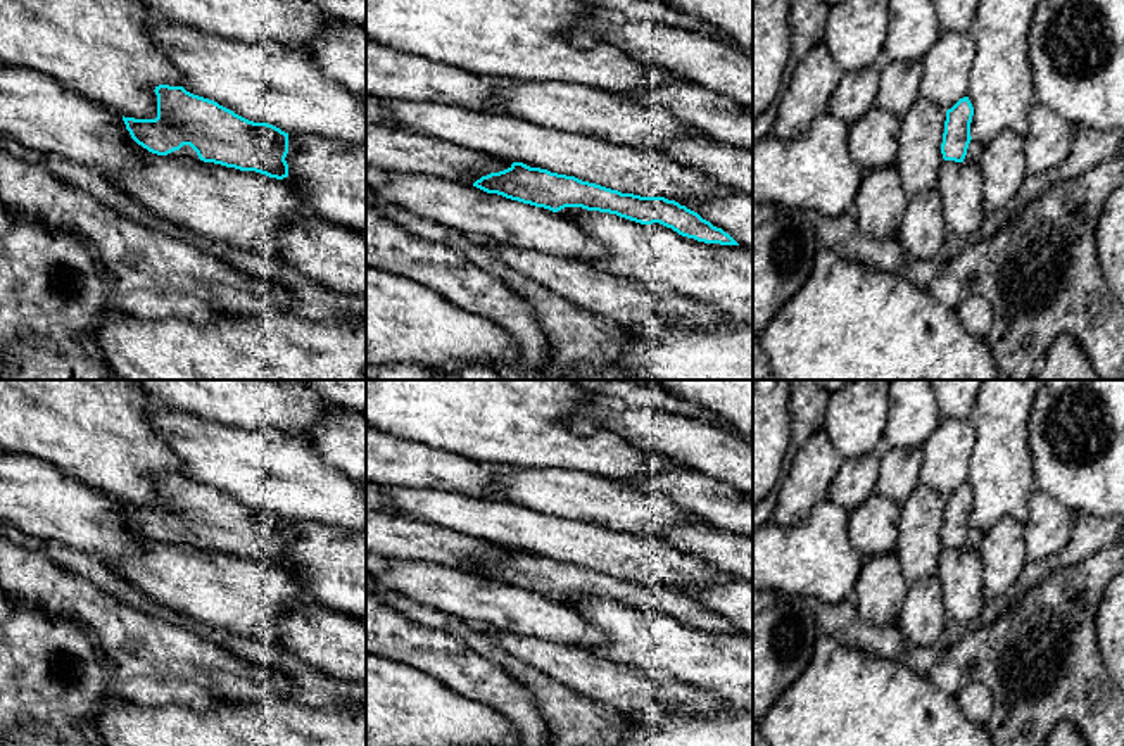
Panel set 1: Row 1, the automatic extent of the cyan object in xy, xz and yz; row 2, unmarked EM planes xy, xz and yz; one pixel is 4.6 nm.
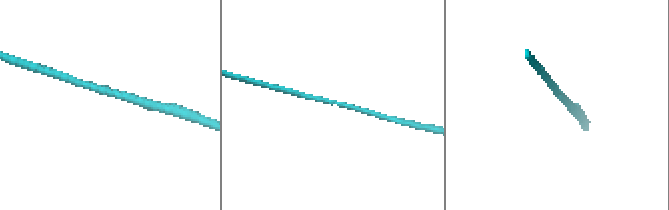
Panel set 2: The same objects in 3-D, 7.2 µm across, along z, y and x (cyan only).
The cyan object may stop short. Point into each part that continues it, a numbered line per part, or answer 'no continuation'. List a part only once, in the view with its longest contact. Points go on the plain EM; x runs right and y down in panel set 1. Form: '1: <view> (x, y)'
1: xy (185, 537)

